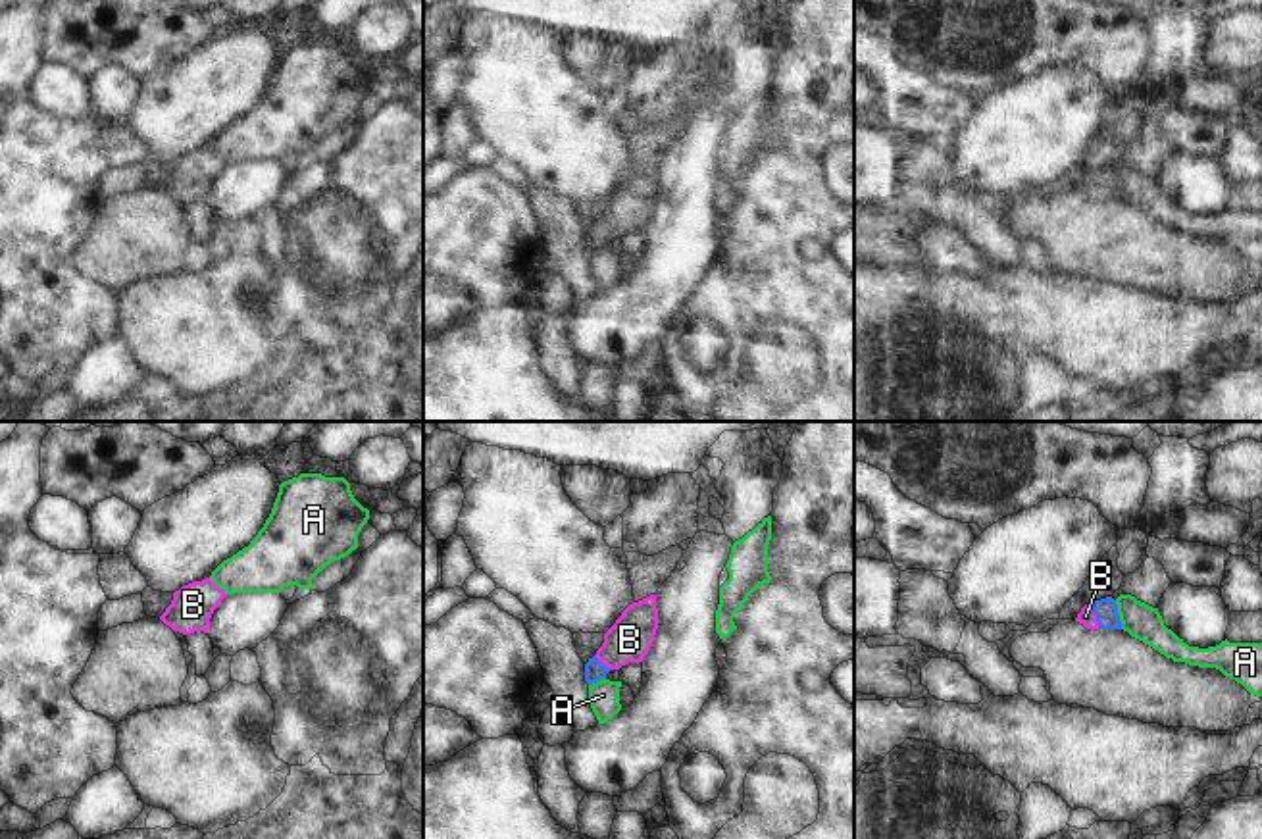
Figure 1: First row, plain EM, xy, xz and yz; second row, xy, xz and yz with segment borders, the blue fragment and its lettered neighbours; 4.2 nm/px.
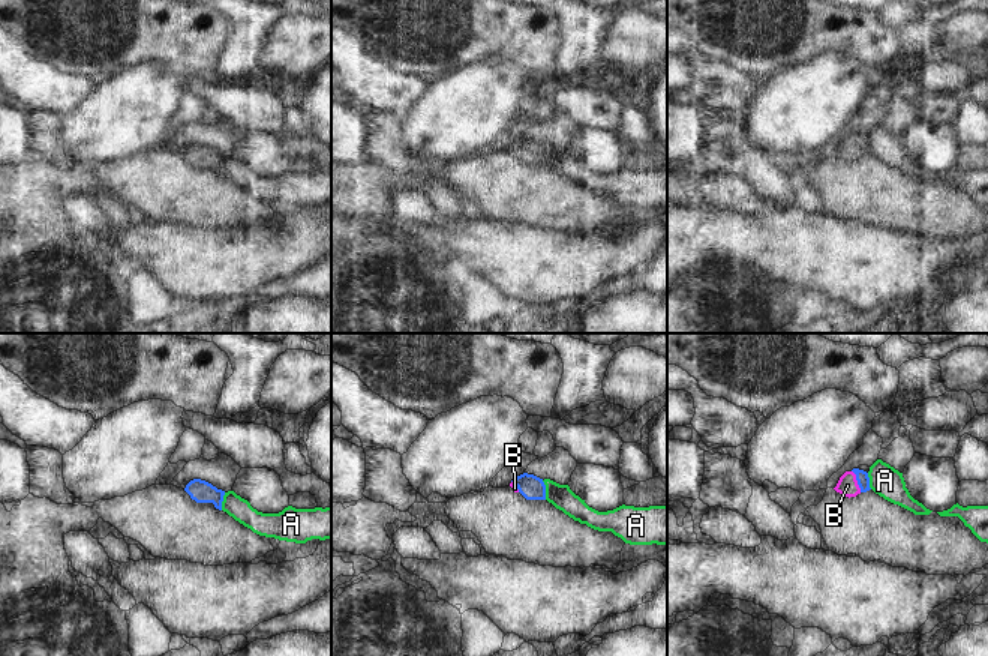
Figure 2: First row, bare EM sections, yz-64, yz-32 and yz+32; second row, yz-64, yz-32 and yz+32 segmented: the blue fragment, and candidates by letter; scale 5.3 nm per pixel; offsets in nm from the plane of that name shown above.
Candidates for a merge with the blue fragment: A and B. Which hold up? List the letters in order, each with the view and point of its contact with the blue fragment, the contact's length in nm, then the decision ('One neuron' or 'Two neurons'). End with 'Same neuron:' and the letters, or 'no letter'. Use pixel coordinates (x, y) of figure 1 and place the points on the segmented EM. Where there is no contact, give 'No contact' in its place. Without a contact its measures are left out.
A: Touches blue at yz (1118, 614). Shared border 120 nm. Two neurons
B: Touches blue at yz (1095, 614). Shared border 110 nm. One neuron
Same neuron: B

